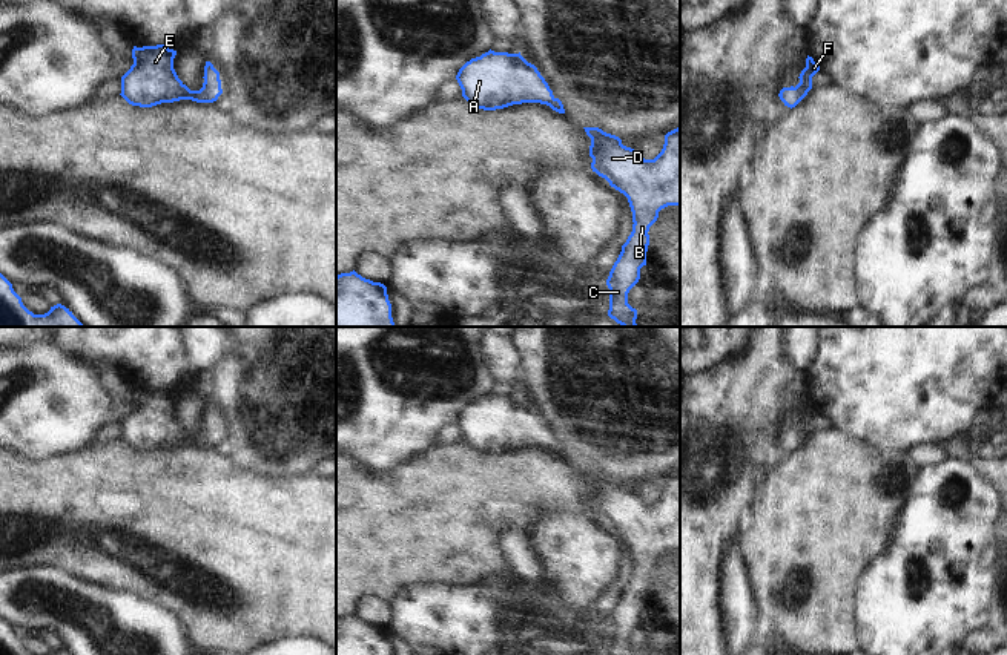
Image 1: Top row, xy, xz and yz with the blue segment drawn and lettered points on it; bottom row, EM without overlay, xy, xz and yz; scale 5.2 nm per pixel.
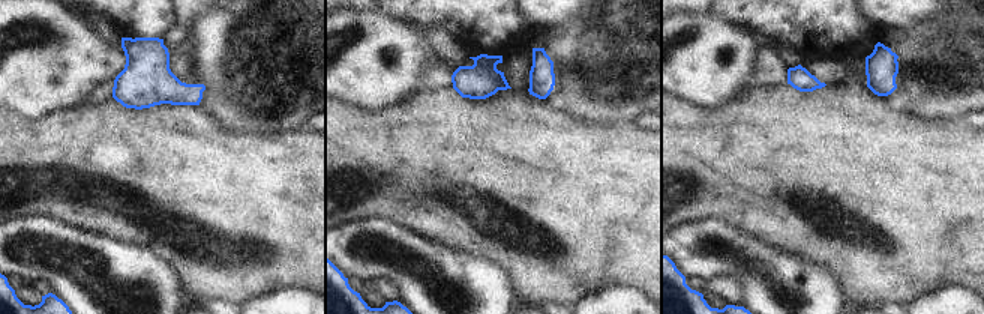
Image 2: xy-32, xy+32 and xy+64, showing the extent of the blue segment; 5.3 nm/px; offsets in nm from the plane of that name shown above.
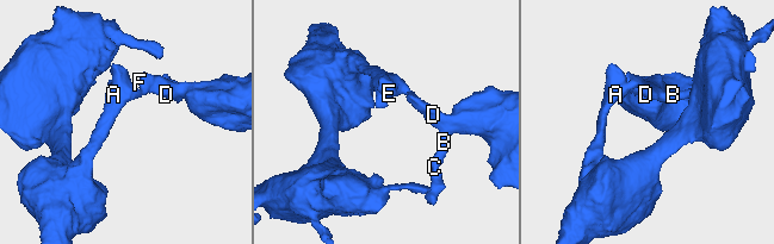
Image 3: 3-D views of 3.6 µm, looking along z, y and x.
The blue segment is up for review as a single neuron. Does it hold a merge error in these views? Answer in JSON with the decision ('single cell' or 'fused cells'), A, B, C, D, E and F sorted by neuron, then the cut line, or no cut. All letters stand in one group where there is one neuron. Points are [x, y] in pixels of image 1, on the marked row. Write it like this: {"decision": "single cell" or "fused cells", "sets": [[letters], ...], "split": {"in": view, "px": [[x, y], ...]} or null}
{"decision": "single cell", "sets": [["A", "B", "C", "D", "E", "F"]], "split": null}

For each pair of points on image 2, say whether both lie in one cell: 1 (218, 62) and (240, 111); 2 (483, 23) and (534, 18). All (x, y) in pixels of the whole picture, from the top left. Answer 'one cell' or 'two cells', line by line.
1: one cell
2: two cells

